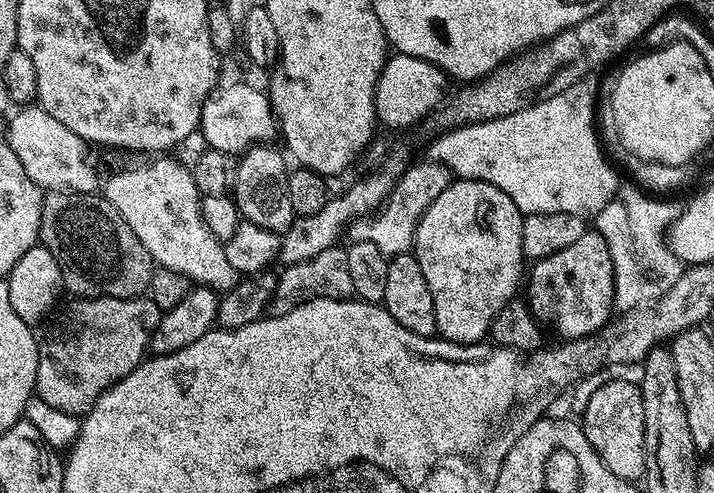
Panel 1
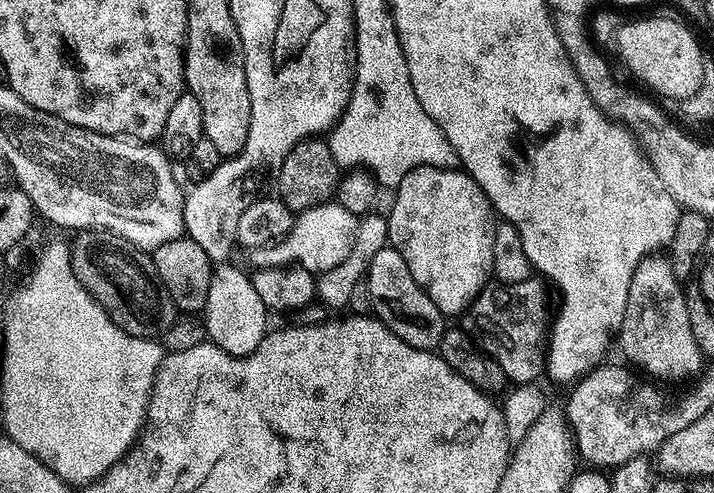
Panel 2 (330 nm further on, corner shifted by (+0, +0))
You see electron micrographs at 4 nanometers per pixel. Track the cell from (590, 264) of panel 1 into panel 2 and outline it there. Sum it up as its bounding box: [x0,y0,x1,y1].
[470,278,550,384]

